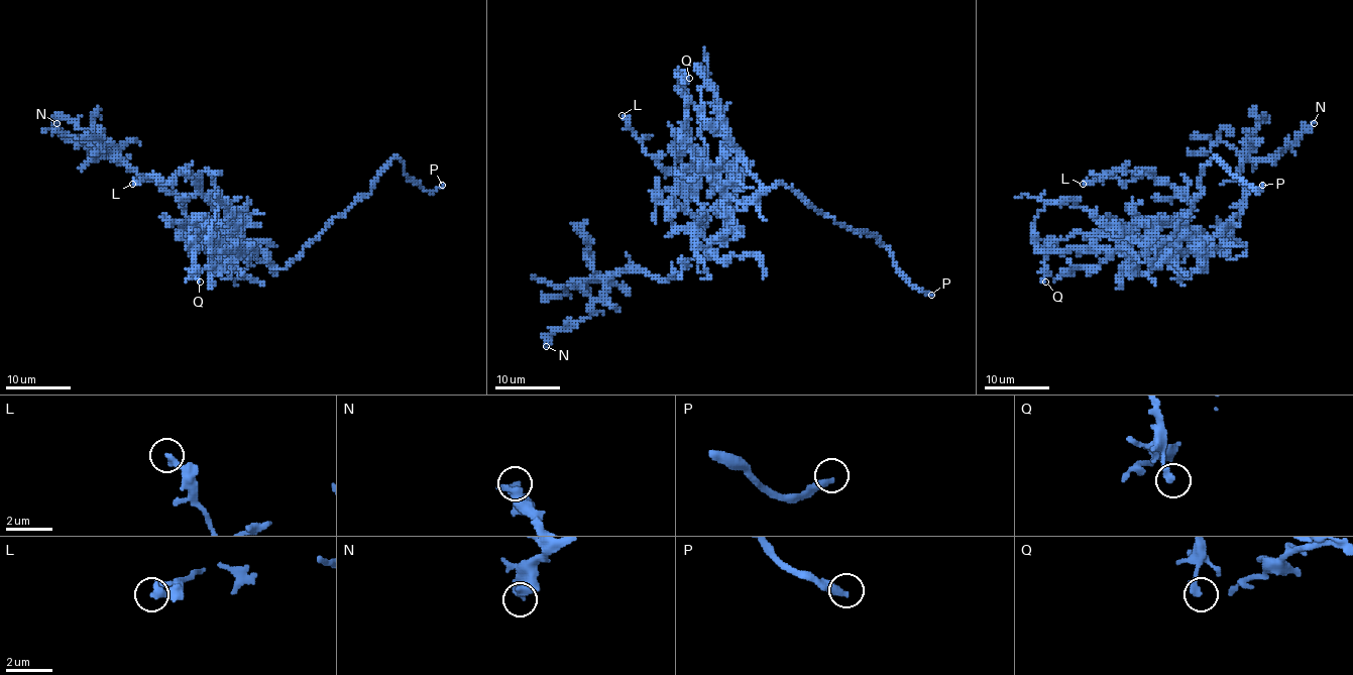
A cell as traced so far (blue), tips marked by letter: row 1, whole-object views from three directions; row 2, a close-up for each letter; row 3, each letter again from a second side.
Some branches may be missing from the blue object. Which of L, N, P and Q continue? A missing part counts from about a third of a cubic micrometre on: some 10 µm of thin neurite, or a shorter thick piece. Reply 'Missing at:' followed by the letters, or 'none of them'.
Missing at: P

